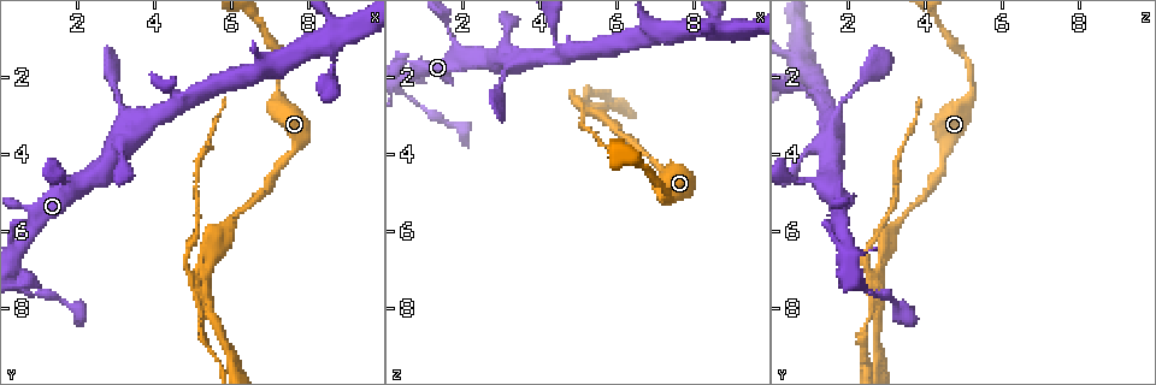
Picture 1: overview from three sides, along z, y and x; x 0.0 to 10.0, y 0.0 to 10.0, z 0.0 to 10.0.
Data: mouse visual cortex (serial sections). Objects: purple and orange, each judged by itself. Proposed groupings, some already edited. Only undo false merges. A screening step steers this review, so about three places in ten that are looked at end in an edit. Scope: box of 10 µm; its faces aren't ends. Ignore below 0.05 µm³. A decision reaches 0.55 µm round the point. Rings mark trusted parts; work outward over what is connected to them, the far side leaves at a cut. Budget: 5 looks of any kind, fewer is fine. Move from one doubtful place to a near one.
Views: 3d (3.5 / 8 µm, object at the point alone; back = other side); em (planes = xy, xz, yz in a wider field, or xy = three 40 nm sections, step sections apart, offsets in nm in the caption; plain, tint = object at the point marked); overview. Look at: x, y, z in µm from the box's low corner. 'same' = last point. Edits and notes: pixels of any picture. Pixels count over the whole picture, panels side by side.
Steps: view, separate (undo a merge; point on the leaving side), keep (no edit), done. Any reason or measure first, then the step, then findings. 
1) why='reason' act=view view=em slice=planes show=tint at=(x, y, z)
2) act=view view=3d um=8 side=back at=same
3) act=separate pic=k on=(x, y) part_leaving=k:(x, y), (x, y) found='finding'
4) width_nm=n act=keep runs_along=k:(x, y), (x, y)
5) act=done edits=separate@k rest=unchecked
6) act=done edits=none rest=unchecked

why='sharp bend' act=view view=3d um=8 at=(4.85, 6.95, 2.50)

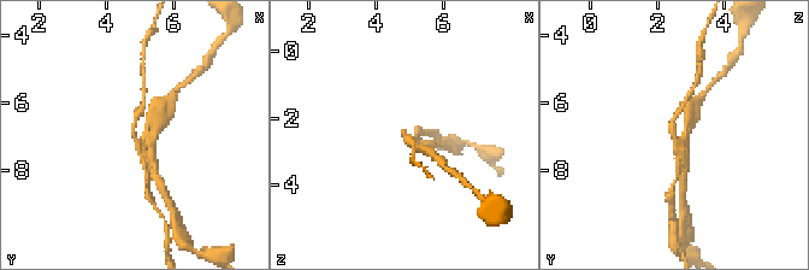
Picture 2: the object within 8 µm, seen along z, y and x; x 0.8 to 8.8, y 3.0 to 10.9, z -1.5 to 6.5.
why='now the EM' act=view view=em slice=planes show=tint at=same

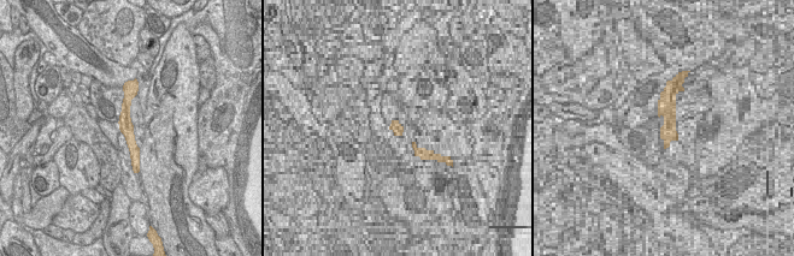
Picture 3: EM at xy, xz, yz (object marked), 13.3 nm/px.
width_nm=190 act=separate pic=2 on=(671, 195) part_leaving=2:(680, 140), (673, 134), (672, 119), (686, 100) found='a second cell is stuck on'

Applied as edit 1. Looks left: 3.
why='see it whole again' act=view view=overview

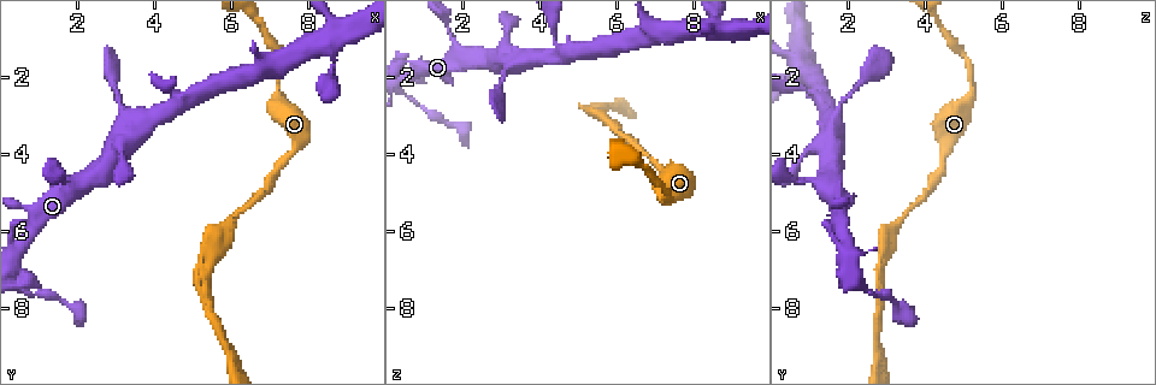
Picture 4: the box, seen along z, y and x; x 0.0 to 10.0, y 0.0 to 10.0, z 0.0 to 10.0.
why='a narrow waist' act=view view=em slice=planes show=tint at=(7.30, 2.25, 5.30)

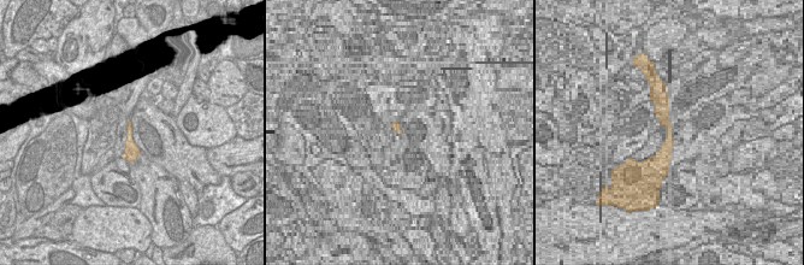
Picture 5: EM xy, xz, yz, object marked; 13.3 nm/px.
act=view view=3d um=3.5 at=same

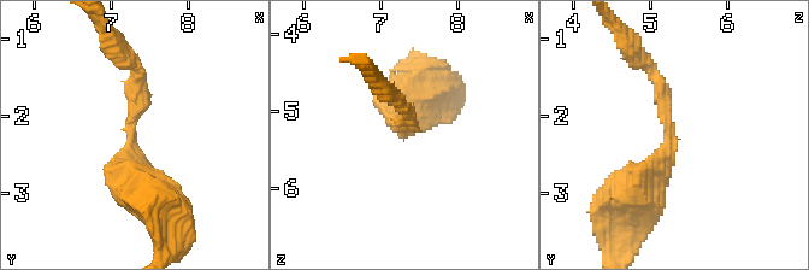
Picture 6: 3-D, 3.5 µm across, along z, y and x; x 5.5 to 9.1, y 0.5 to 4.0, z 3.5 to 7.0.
width_nm=190 act=keep runs_along=6:(161, 211), (133, 170), (133, 63) found='continuous, no second cell'

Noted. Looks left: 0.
act=done edits=separate@2 rest=unchecked

